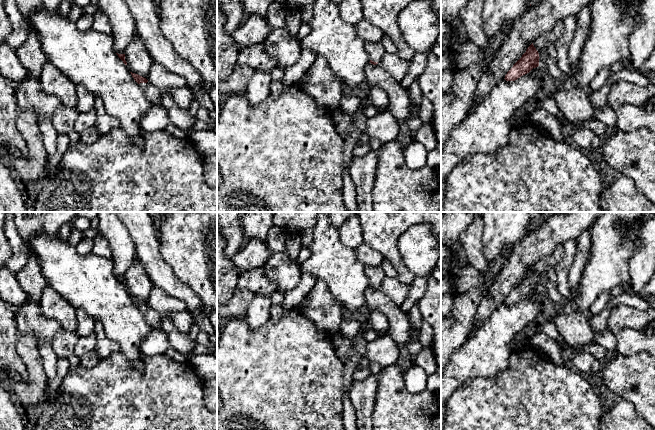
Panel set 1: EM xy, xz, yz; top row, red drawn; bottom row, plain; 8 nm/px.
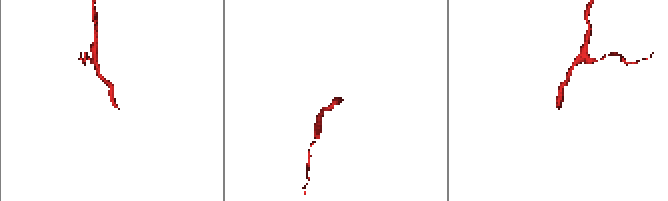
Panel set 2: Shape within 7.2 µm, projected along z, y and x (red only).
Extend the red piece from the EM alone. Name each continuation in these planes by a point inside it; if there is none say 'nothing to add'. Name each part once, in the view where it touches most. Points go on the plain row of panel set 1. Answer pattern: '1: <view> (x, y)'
1: xy (153, 319)

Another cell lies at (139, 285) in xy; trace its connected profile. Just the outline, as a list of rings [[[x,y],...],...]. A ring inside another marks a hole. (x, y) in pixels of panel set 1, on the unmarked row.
[[[136,261],[125,273],[127,293],[144,302],[148,302],[153,283],[141,262]]]

